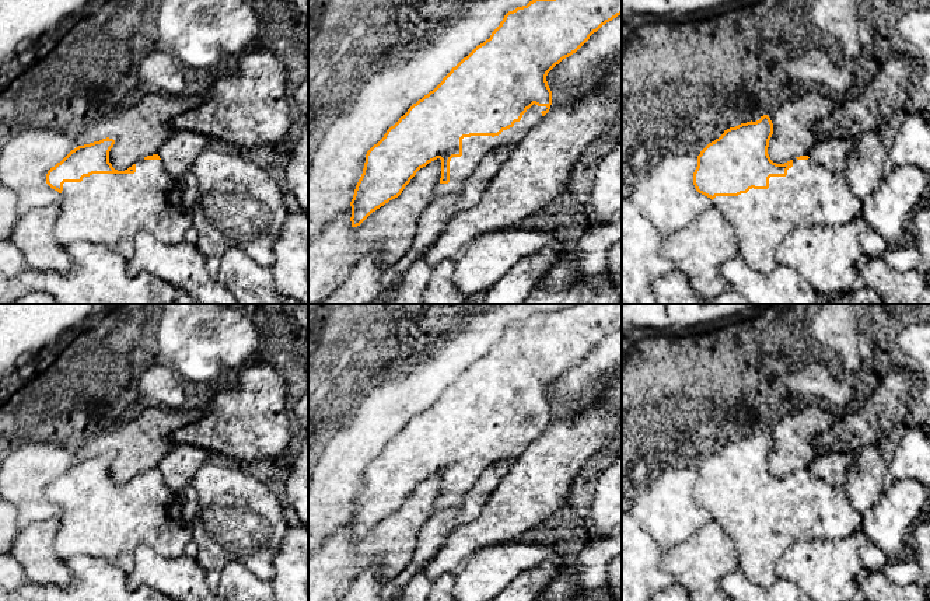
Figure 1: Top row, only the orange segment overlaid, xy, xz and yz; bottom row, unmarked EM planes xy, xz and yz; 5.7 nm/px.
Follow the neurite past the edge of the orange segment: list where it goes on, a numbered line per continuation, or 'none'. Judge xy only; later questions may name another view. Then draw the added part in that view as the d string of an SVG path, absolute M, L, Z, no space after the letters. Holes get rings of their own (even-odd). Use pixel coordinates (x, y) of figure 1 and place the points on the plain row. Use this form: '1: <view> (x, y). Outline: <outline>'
1: xy (109, 523). Outline: M139 474L134 488L92 488L81 496L64 496L53 548L62 556L101 558L129 573L139 545L147 545L165 558L179 558L193 539L193 524L182 513L175 495L161 474Z

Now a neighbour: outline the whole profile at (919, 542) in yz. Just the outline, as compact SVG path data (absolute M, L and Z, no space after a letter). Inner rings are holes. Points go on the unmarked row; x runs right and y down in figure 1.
M930 516L922 520L909 539L910 560L922 570L917 583L930 587Z

